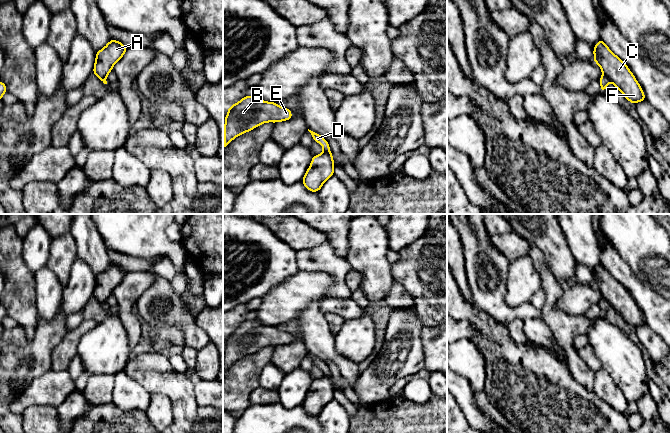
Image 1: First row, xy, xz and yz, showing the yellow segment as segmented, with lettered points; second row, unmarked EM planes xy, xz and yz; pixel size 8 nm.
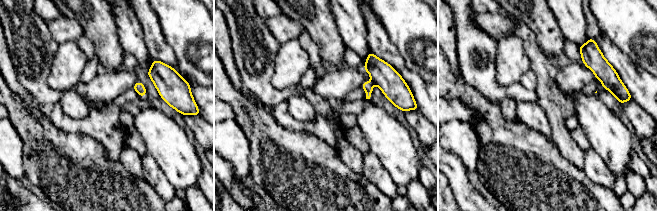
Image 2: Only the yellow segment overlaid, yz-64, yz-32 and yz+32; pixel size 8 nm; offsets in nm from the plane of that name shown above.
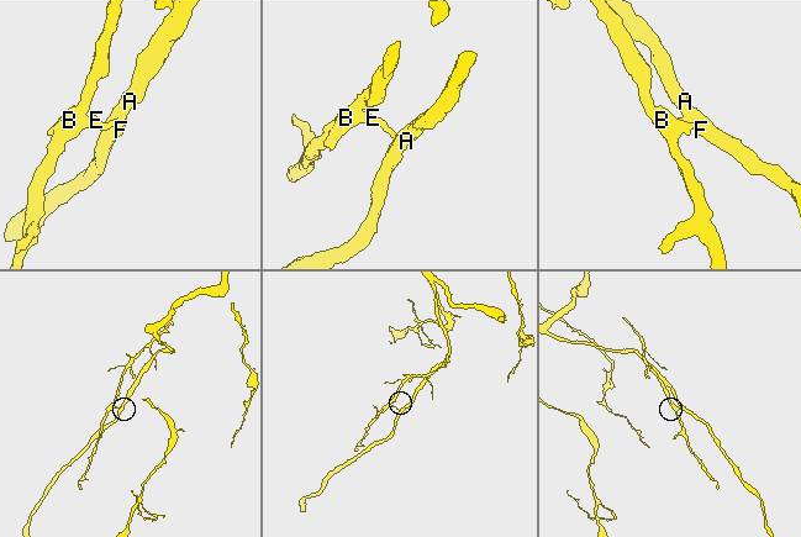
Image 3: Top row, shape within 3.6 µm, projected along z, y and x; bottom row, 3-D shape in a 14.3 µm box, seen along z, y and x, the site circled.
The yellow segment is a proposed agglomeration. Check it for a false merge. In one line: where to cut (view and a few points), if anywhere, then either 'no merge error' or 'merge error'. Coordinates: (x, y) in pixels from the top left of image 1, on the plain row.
yz (603, 299), (609, 304) | merge error

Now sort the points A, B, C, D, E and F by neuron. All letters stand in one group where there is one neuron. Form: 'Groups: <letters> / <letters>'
Groups: A C F / B D E

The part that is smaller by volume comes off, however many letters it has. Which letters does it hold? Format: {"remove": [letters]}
{"remove": ["B", "D", "E"]}

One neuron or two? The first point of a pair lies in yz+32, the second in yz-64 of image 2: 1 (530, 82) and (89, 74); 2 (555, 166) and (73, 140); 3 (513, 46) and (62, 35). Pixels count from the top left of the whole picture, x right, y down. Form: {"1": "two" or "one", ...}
{"1": "one", "2": "one", "3": "two"}

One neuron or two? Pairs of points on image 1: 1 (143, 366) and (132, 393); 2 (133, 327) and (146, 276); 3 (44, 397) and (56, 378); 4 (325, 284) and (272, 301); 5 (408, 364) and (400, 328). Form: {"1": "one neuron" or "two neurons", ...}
{"1": "two neurons", "2": "one neuron", "3": "one neuron", "4": "one neuron", "5": "one neuron"}

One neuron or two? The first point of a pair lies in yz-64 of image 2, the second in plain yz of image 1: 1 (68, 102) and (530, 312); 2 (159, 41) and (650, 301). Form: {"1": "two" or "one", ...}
{"1": "two", "2": "one"}

